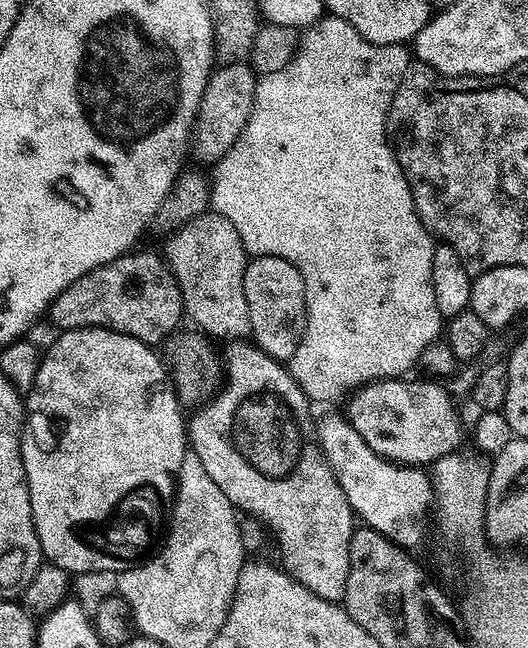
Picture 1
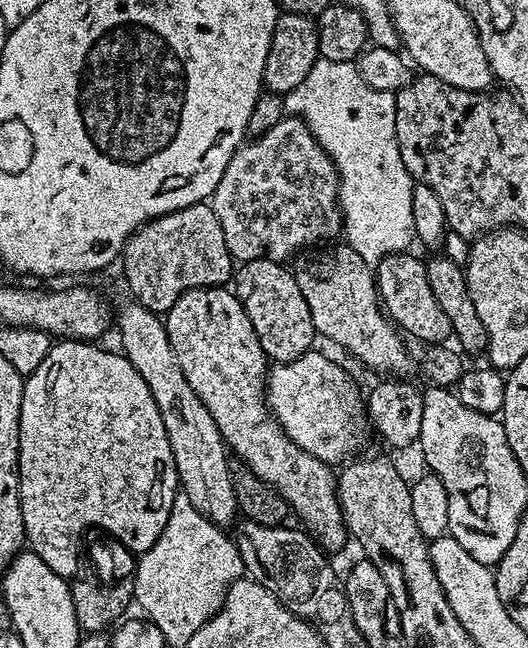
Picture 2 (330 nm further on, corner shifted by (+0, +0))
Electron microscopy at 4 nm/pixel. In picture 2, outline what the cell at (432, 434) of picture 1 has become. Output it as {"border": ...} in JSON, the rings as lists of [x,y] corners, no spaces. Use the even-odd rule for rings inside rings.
{"border":[[[319,350],[302,354],[289,364],[275,365],[268,374],[266,403],[280,429],[306,454],[314,454],[329,466],[355,457],[364,444],[364,435],[370,432],[366,400],[362,392],[360,396],[351,374]]]}

